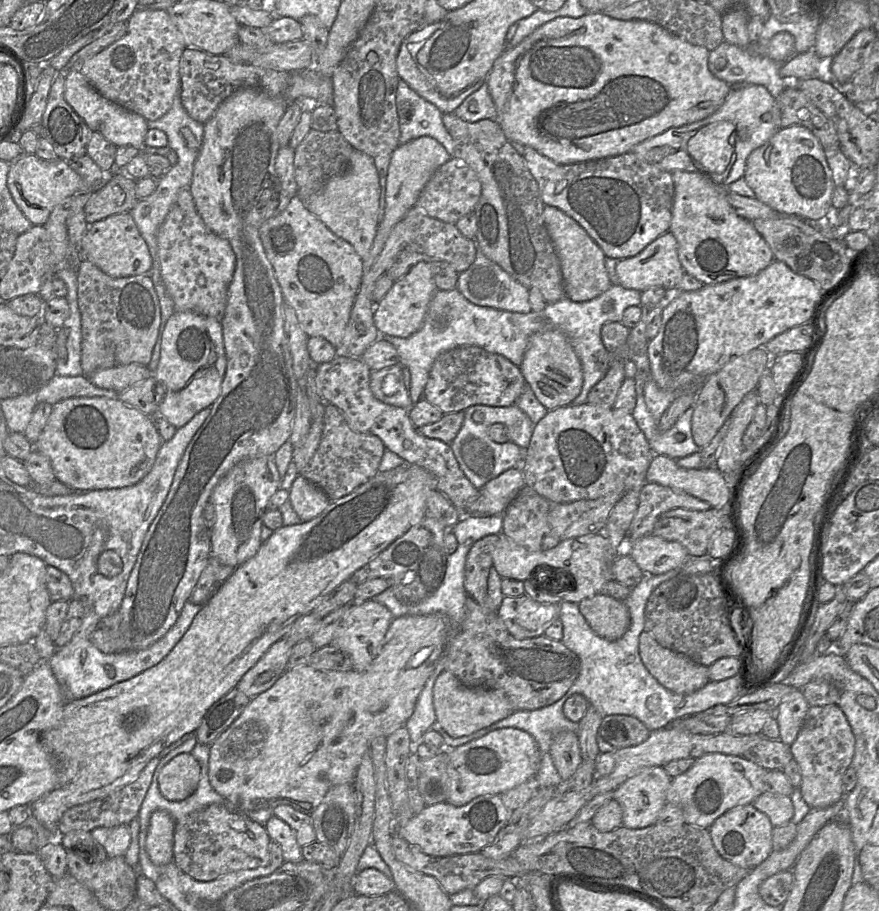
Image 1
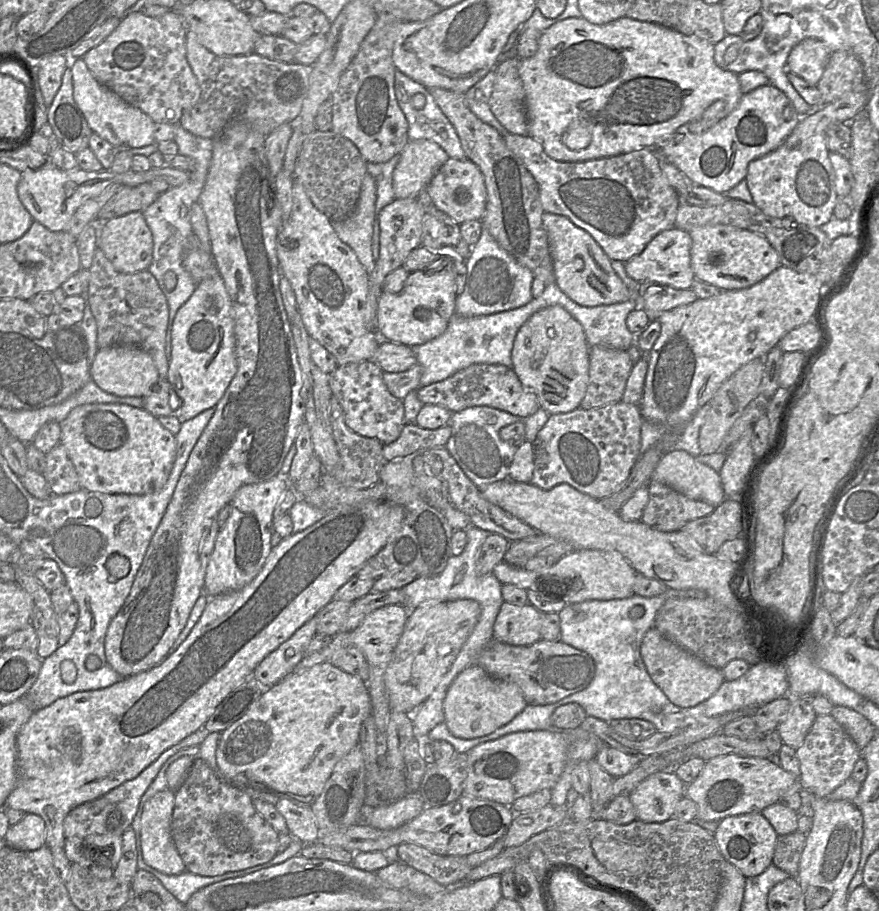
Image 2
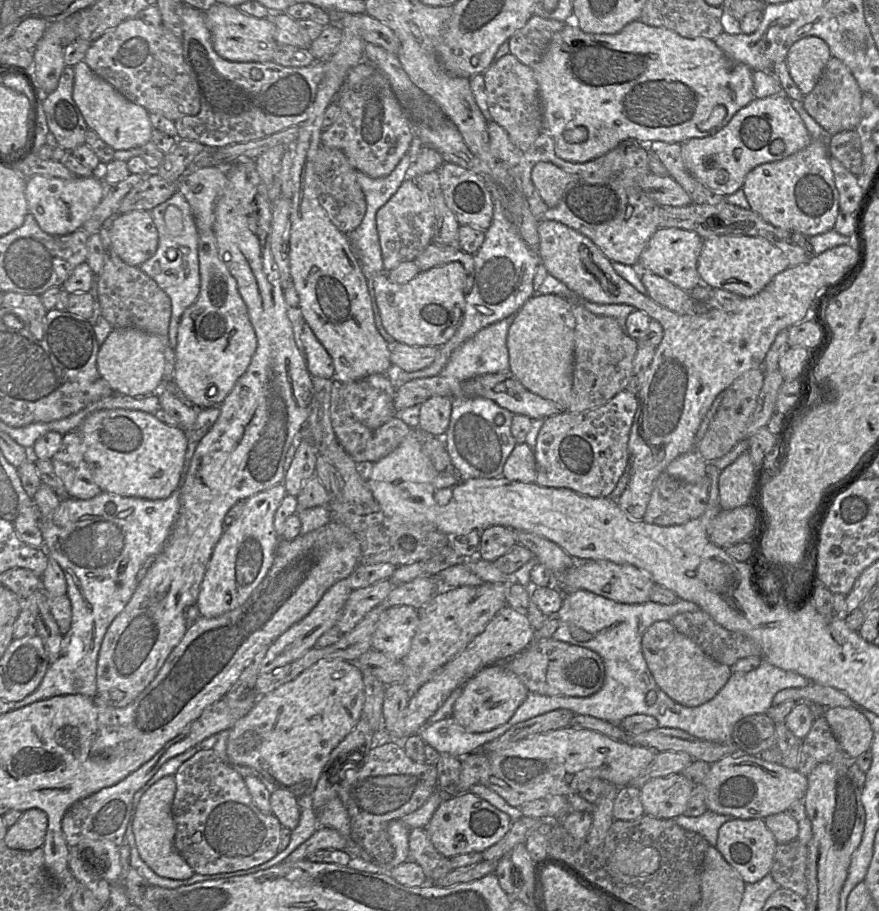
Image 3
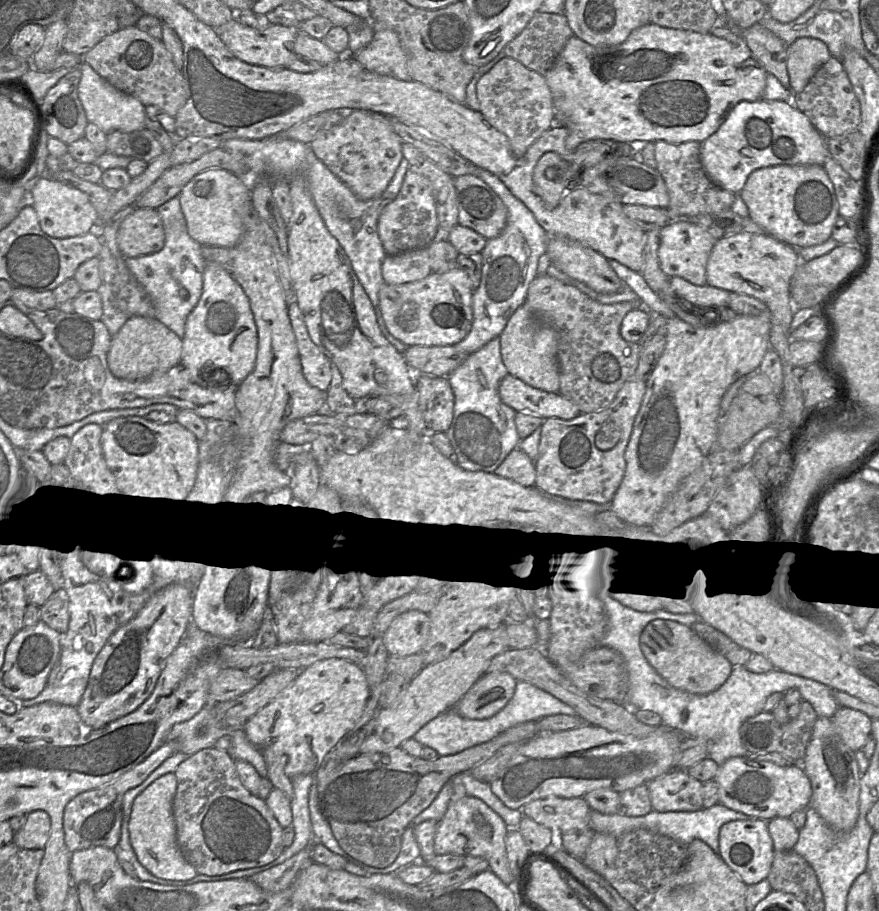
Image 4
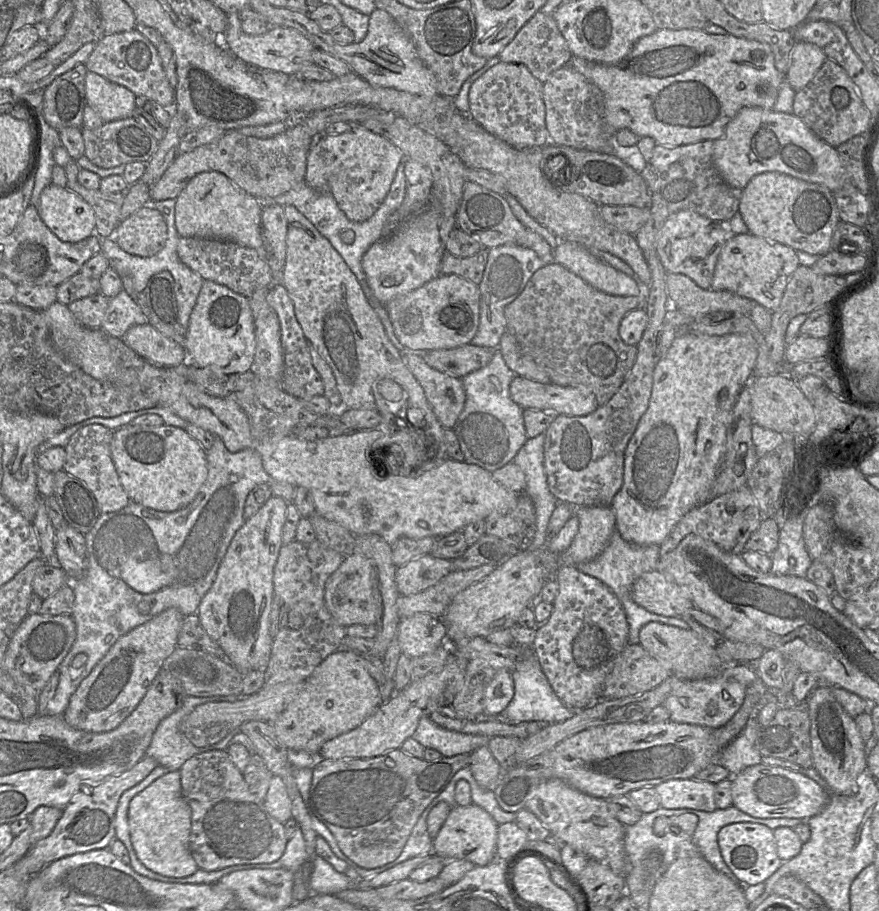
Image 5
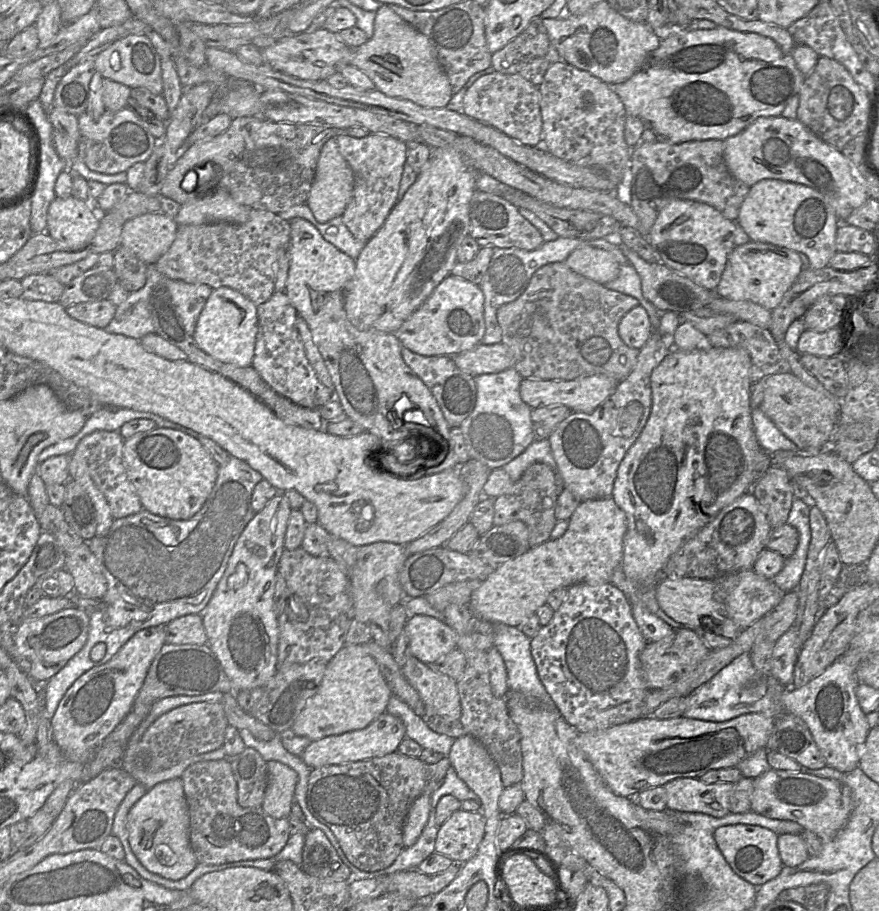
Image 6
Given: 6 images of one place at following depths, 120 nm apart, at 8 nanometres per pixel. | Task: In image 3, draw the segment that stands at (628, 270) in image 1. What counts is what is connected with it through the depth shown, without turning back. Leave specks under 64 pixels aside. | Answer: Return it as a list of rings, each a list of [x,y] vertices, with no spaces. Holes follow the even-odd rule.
[[[658,228],[642,252],[637,268],[639,271],[650,271],[672,282],[679,288],[690,291],[703,284],[697,270],[704,239],[695,231],[680,228]]]

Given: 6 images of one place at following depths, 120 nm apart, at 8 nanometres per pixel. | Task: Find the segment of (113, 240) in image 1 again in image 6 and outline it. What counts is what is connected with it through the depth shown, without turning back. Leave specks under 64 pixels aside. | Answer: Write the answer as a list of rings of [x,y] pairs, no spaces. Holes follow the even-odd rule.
[[[163,213],[143,214],[125,221],[120,237],[120,245],[130,249],[147,265],[155,264],[172,245],[178,226],[175,218],[170,218]]]

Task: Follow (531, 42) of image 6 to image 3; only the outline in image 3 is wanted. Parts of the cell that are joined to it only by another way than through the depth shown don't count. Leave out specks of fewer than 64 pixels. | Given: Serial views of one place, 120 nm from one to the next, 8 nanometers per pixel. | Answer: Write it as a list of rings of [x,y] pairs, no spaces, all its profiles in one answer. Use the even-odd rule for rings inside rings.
[[[533,15],[509,38],[509,53],[521,63],[534,68],[544,56],[554,34],[564,26],[562,21]]]

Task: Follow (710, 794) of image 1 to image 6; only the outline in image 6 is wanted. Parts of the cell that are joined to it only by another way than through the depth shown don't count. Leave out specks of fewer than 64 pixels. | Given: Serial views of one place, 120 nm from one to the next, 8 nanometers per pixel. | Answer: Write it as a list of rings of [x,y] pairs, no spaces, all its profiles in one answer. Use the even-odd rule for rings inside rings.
[[[770,768],[754,778],[751,797],[751,810],[771,819],[790,820],[800,824],[804,830],[816,834],[822,843],[832,840],[844,827],[853,809],[853,798],[850,788],[843,782],[831,778],[822,778],[802,771],[786,771]]]

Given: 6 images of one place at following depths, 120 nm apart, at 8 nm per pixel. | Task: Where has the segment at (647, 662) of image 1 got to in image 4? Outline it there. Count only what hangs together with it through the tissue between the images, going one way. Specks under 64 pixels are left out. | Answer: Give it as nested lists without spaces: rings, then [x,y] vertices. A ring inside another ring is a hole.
[[[653,620],[640,635],[640,648],[649,664],[672,687],[705,695],[721,687],[732,672],[729,660],[701,639],[691,627],[671,620]]]

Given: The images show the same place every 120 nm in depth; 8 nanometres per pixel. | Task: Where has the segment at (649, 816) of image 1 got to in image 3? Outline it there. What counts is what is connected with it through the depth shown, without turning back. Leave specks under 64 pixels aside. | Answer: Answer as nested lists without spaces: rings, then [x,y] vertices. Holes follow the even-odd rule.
[[[681,773],[649,780],[640,788],[644,813],[659,819],[683,815],[694,787]]]

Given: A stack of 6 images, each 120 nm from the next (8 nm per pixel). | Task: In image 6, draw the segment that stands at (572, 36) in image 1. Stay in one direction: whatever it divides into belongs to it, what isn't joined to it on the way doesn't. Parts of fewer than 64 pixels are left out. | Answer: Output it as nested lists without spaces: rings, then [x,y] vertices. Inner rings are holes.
[[[692,23],[690,27],[686,28],[689,29],[670,32],[668,36],[660,40],[659,47],[648,55],[642,67],[628,80],[622,83],[608,84],[610,89],[621,99],[627,115],[641,119],[645,125],[645,129],[651,129],[655,133],[657,140],[670,144],[709,139],[724,141],[726,138],[744,130],[759,117],[781,116],[782,111],[791,98],[799,95],[805,76],[798,70],[792,55],[783,54],[777,43],[771,38],[756,33],[729,30],[722,26],[717,26],[711,30],[702,30],[694,28]]]

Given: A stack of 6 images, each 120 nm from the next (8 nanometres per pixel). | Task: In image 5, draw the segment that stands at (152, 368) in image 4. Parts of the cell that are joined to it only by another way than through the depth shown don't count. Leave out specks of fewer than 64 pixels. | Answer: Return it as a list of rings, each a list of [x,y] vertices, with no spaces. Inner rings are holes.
[[[149,323],[130,327],[122,341],[141,358],[156,366],[180,367],[189,363],[184,347]]]

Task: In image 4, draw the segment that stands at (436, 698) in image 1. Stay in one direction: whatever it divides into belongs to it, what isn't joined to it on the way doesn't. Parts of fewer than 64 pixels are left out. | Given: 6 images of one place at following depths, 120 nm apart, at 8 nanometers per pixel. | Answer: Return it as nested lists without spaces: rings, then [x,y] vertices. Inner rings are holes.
[[[506,672],[485,673],[456,704],[456,712],[467,719],[491,718],[511,700],[517,682]]]

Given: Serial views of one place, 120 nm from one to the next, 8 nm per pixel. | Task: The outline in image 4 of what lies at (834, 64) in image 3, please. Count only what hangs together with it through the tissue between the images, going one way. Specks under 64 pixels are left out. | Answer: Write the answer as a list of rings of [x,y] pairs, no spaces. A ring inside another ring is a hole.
[[[831,56],[818,69],[801,93],[793,94],[791,102],[826,139],[857,130],[861,121],[859,99],[854,92],[841,59],[834,56]]]

